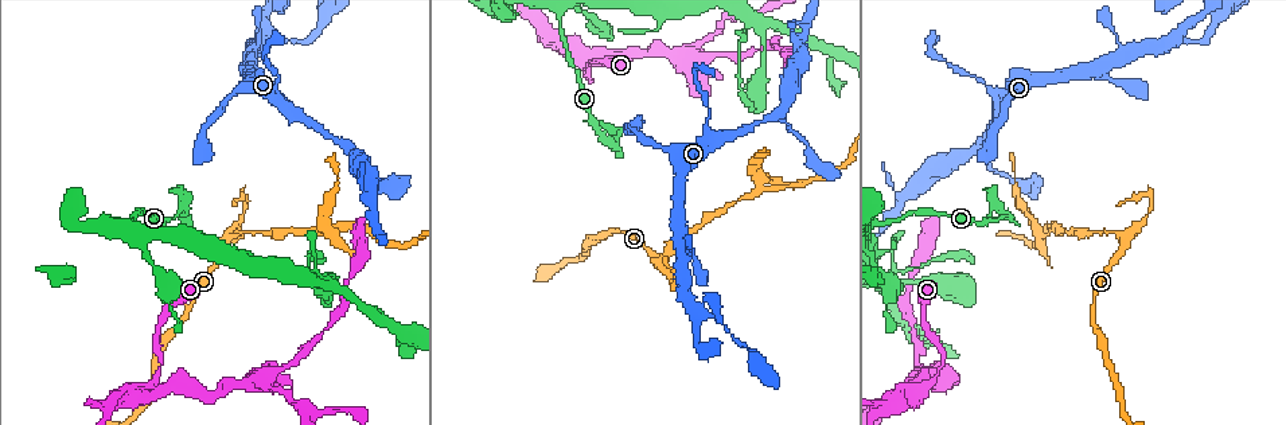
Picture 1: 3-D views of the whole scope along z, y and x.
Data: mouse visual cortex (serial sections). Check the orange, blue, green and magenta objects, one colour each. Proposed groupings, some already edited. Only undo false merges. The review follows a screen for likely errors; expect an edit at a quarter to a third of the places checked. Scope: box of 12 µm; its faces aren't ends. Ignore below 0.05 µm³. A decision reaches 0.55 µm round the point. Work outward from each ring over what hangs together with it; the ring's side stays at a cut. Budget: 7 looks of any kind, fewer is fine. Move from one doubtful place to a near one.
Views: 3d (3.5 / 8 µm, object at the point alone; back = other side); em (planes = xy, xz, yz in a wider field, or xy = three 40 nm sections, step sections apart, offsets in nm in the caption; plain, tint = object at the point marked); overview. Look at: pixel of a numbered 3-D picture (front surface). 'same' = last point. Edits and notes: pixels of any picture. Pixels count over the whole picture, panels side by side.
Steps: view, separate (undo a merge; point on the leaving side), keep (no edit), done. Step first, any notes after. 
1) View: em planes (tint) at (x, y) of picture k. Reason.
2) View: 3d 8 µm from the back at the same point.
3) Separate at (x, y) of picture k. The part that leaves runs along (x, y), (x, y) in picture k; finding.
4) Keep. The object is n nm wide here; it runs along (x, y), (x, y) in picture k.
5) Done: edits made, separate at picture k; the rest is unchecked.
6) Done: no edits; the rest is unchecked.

View: 3d 8 µm at (660, 260) of picture 1. Sharp bend.

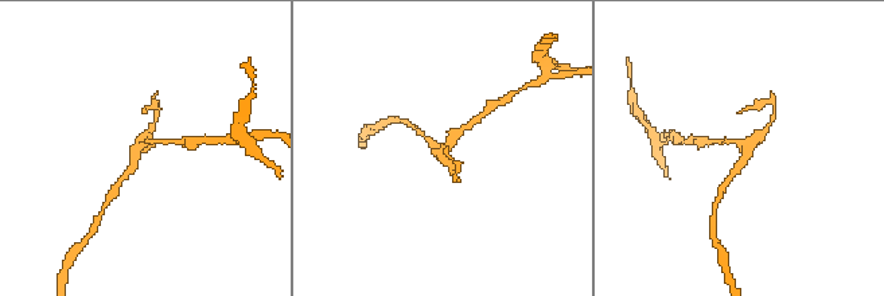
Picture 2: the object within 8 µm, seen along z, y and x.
View: 3d 3.5 µm at (744, 148) of picture 2. Zoom in.

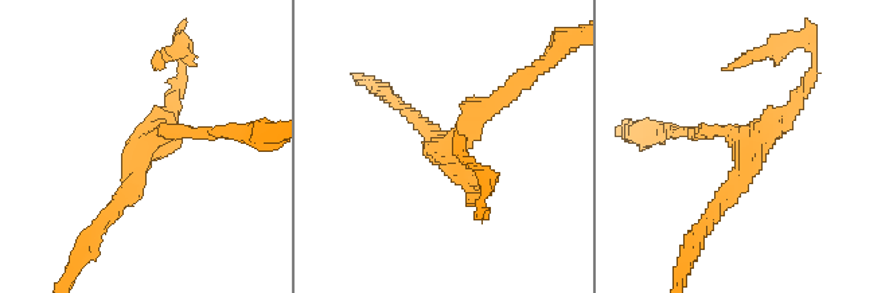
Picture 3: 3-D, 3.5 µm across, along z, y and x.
View: em xy step 3 (tint) at (748, 144) of picture 3.

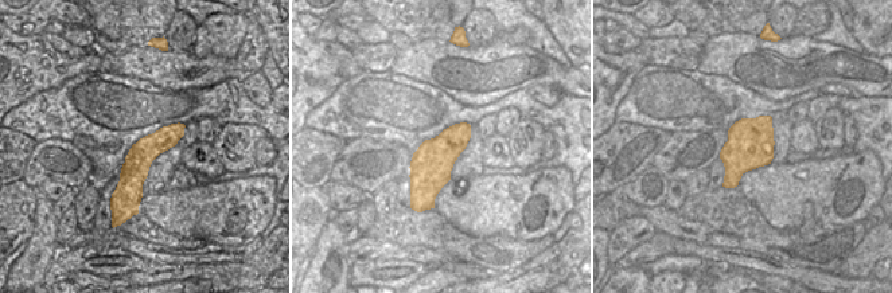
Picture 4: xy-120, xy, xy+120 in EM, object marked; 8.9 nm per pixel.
Keep. It runs along (180, 127), (136, 165), (132, 206) in picture 4; all the same cell.

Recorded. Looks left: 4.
View: 3d 3.5 µm at (1054, 228) of picture 1. Side arm on a straight run.

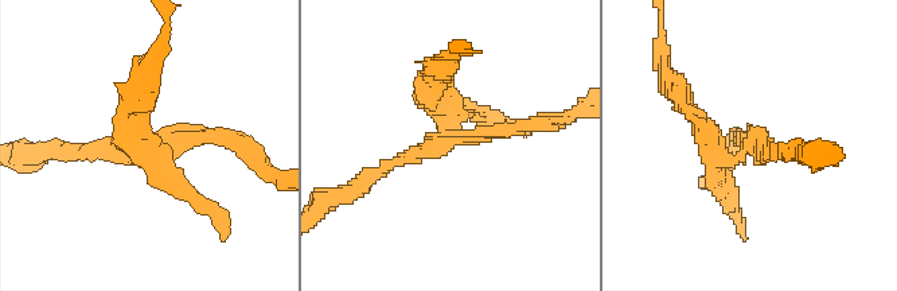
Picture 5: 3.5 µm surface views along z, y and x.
View: em xy step 1 (tint) at (450, 140) of picture 5.

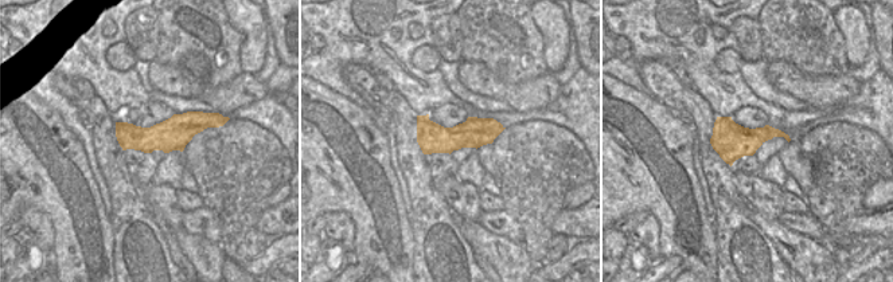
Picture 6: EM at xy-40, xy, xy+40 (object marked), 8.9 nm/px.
Separate at (699, 139) of picture 5. The object is 280 nm wide here; the part that leaves runs along (741, 155), (720, 155), (669, 72) in picture 5; a second cell is stuck on.

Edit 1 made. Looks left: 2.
Done: edits made, separate at picture 5; the rest is unchecked.

